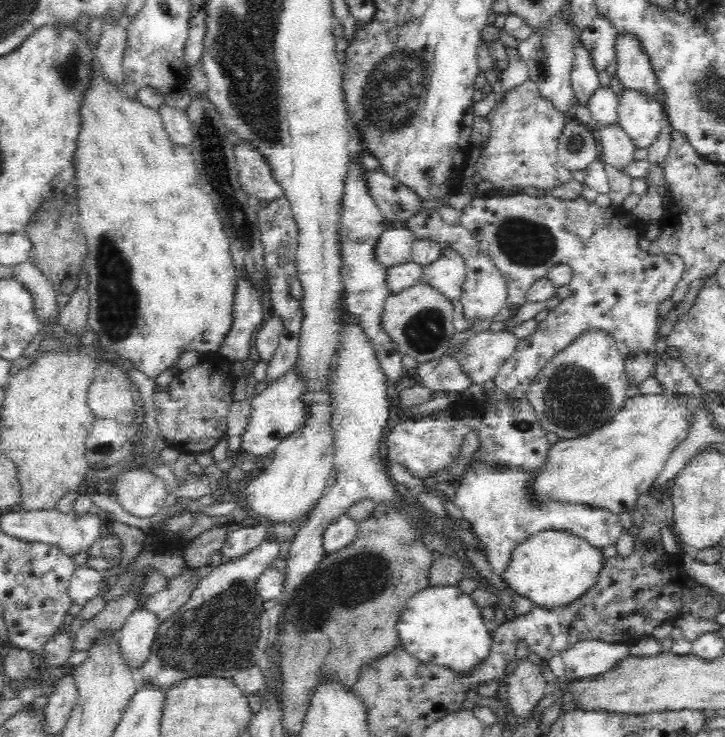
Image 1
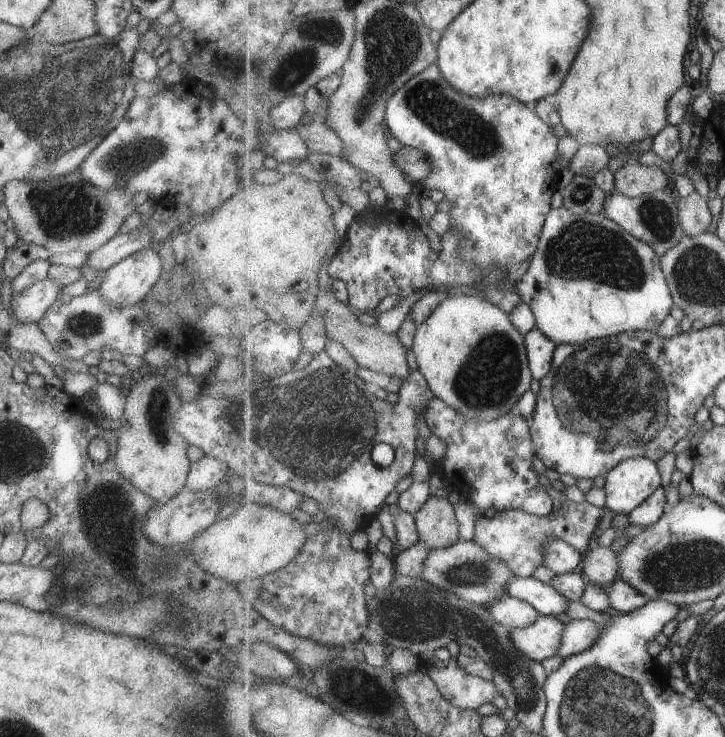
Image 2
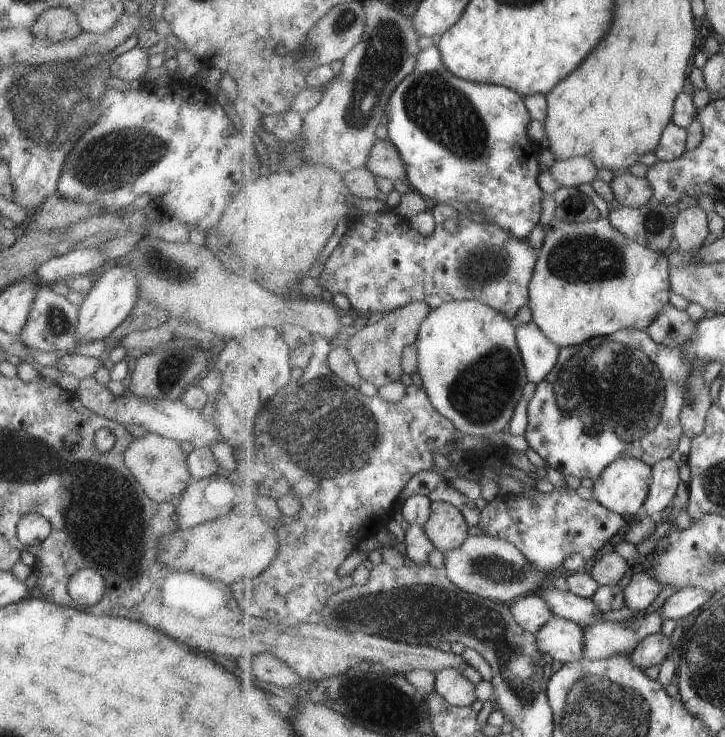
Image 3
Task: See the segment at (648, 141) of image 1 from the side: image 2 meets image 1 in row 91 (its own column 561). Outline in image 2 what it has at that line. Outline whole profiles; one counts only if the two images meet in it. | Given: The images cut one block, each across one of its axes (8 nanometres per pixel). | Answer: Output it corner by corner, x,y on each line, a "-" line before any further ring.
541,615
531,626
512,629
511,640
520,654
543,662
561,650
565,631
566,625
555,615

